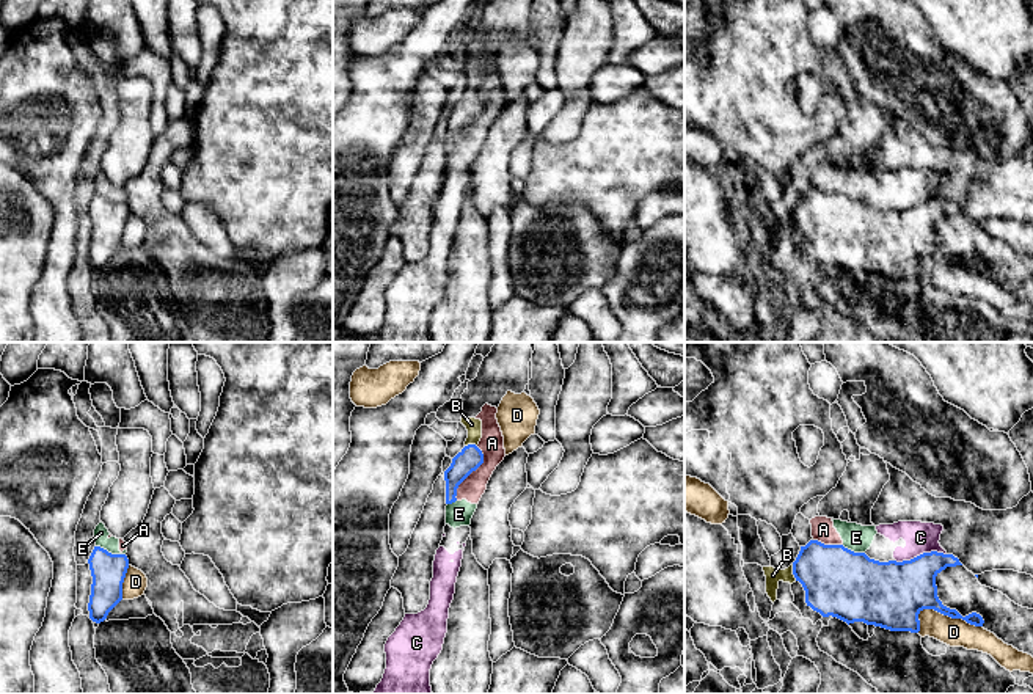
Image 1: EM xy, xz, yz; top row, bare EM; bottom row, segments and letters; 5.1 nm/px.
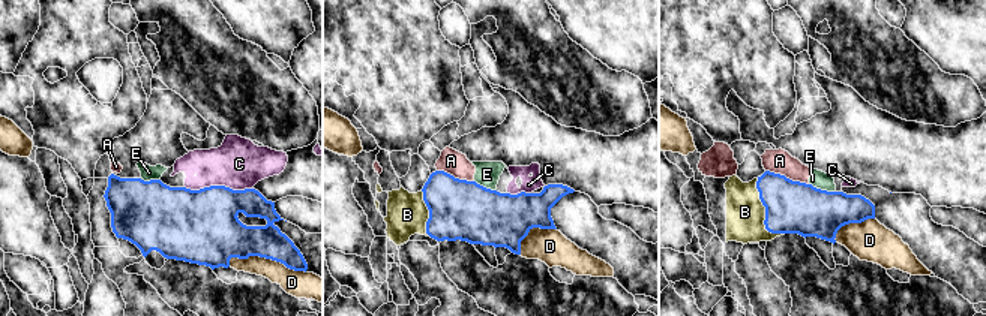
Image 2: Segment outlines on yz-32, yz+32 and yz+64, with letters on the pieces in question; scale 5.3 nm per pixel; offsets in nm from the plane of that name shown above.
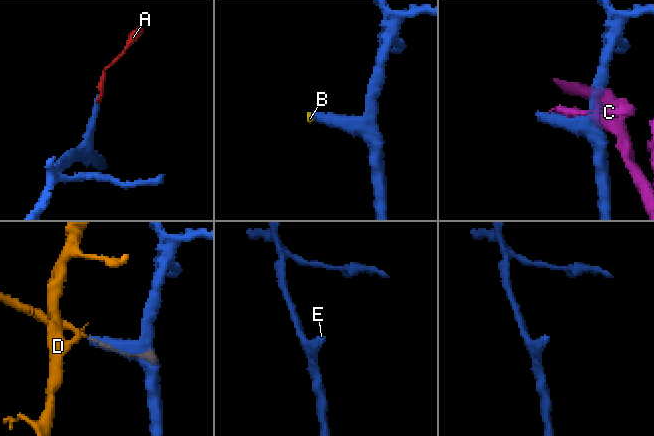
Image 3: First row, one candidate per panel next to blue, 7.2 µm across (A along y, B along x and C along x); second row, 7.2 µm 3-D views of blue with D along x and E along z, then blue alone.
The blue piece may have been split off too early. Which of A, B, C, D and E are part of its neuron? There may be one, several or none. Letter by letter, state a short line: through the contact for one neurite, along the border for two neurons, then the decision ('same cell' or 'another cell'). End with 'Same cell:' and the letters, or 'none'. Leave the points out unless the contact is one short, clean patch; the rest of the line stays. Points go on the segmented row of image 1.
A: line xz (478, 446), (482, 462), (459, 485), (456, 500); another cell
B: line yz (837, 581), (826, 572), (793, 572), (773, 575); same cell
C: another cell
D: another cell
E: line xy (96, 545), (112, 553), (124, 555); another cell
Same cell: B

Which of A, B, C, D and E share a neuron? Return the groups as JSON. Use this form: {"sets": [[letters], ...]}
{"sets": [["A", "C", "E"], ["B"], ["D"]]}

